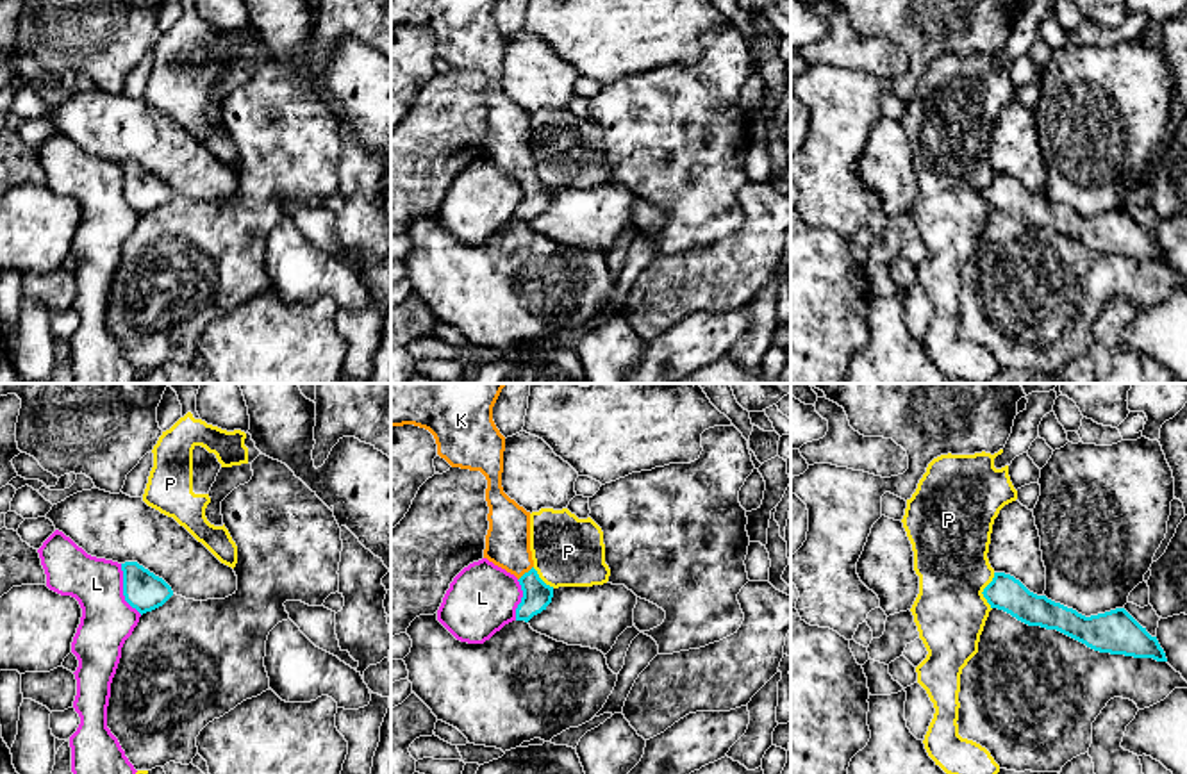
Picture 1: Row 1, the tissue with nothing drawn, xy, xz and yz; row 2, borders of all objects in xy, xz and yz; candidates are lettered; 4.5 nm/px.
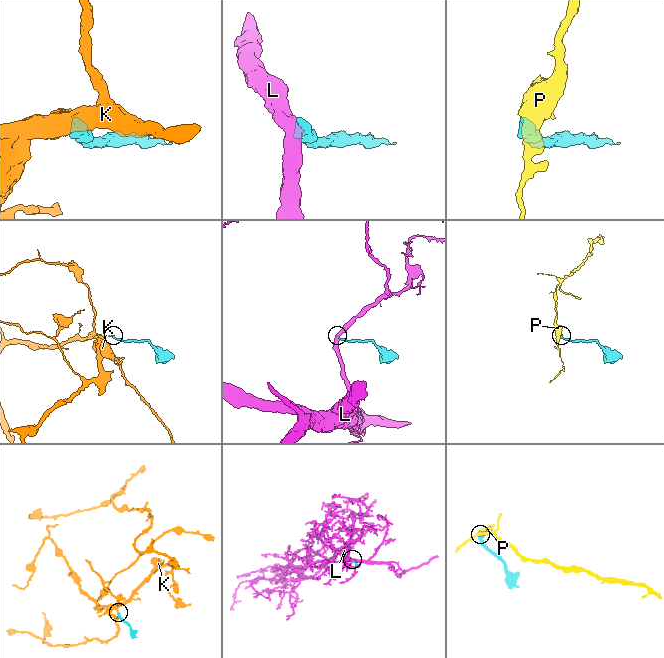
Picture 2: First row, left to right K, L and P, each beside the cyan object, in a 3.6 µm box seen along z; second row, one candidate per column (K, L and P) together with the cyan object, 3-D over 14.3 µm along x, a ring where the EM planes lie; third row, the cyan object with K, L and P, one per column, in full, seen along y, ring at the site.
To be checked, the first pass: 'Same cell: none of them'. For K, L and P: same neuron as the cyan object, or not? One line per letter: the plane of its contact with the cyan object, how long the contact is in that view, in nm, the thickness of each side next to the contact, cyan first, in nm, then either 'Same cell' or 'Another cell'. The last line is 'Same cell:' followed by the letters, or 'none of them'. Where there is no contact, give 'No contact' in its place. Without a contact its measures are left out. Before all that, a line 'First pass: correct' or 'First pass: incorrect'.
First pass: incorrect
K: Touches cyan in xz. Shared border 100 nm. Thickness 130 nm (cyan) against 200 nm. Same cell
L: Touches cyan in xy. Shared border 260 nm. Thickness 180 nm (cyan) against 240 nm. Another cell
P: Touches cyan in yz. Shared border 170 nm. Thickness 160 nm (cyan) against 340 nm. Another cell
Same cell: K

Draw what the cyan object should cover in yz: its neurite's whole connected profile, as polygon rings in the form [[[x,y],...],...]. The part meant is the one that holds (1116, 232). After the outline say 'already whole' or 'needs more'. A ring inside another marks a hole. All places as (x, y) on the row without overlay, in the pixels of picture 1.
[[[994,173],[982,194],[991,209],[1003,210],[1028,226],[1057,230],[1094,251],[1167,262],[1157,237],[1151,237],[1125,209],[1085,218],[1030,193],[1005,173]]]; already whole

